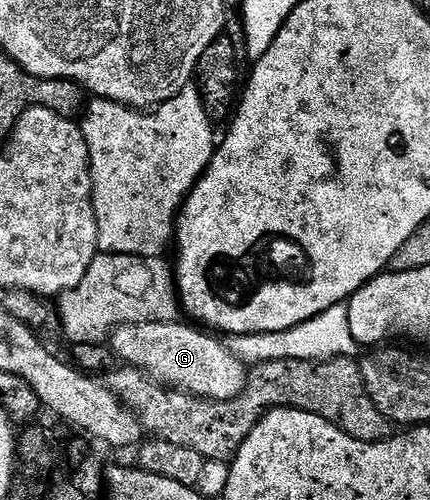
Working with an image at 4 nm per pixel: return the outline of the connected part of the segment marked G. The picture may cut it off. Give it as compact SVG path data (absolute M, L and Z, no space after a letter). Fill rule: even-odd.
M157 321L121 325L110 334L108 344L123 366L138 369L163 387L193 393L195 397L207 397L210 401L227 401L243 393L248 384L248 366L245 362L232 355L229 344L222 342L221 345L217 336L193 324L182 324L178 321Z

